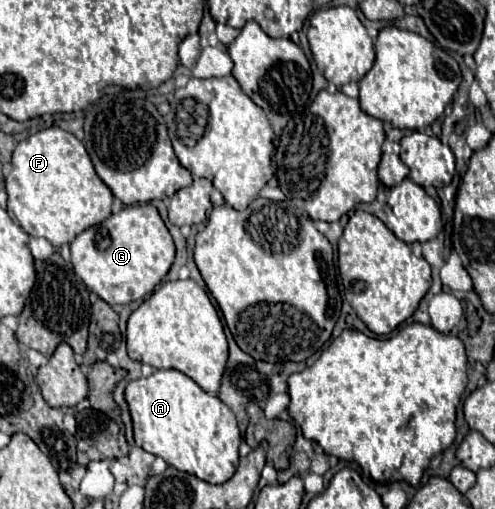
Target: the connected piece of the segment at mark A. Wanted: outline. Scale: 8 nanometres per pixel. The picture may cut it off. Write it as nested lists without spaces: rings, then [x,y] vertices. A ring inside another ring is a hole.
[[[159,369],[153,371],[149,377],[141,377],[129,383],[124,379],[115,388],[113,398],[121,409],[125,437],[130,445],[128,457],[132,467],[141,467],[144,463],[137,460],[146,459],[148,471],[156,459],[154,455],[157,455],[163,457],[171,467],[197,475],[207,483],[225,483],[233,477],[239,465],[241,443],[241,433],[235,415],[219,397],[205,393],[193,379],[189,379],[181,371]],[[125,399],[129,403],[129,408]]]

